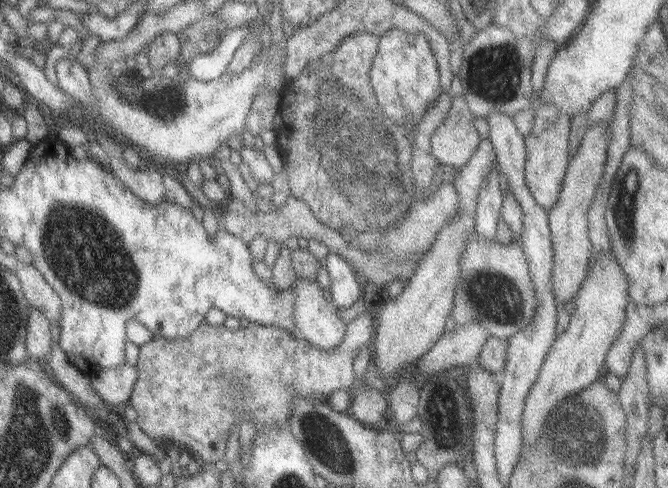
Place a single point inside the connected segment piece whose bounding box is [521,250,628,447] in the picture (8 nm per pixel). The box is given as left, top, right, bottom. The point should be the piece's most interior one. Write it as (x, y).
(574, 361)

